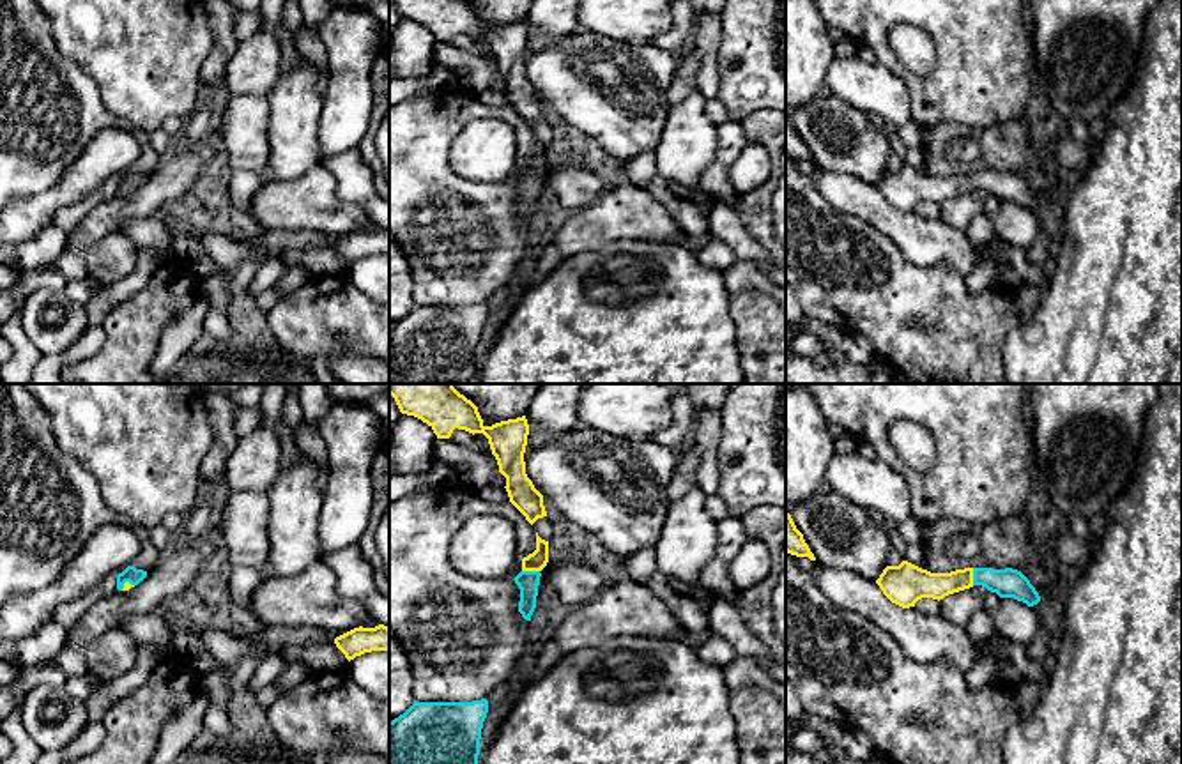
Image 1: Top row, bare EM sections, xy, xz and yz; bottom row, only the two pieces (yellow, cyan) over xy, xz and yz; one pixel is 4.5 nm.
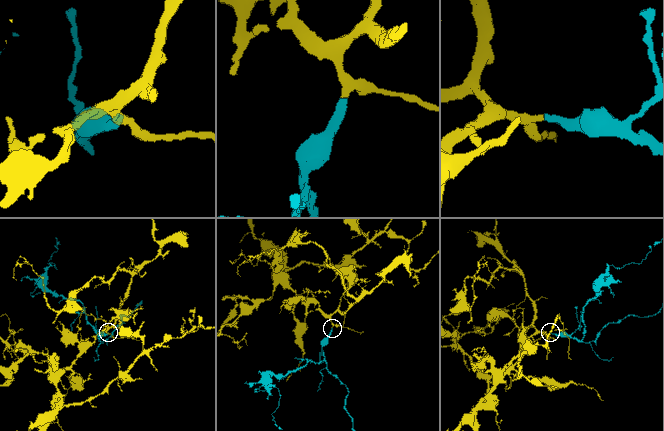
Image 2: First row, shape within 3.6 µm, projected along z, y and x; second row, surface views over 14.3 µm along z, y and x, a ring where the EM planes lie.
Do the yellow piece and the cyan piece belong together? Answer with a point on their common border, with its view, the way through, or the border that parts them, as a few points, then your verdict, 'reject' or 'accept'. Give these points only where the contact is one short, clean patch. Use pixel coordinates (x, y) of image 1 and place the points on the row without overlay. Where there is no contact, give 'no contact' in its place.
contact xz (531, 174); accept

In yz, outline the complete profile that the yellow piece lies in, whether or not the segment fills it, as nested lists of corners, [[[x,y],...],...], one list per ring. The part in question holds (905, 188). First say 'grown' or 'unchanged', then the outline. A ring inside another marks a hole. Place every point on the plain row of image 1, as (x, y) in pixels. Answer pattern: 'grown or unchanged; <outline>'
grown; [[[908,164],[886,170],[876,184],[883,198],[902,212],[922,202],[943,203],[948,198],[982,189],[1000,202],[1014,202],[1033,210],[1040,205],[1030,184],[1017,173],[964,172],[950,177],[931,177]]]

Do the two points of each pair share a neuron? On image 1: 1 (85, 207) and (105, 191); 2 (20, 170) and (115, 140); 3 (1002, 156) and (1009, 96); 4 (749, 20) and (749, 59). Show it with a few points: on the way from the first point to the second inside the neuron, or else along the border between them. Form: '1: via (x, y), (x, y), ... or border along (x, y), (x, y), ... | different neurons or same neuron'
1: via (91, 202), (99, 195) | same neuron
2: border along (117, 128), (101, 131), (57, 184) | different neurons
3: border along (1023, 114), (988, 126), (965, 128) | different neurons
4: via (751, 29), (751, 50) | same neuron

